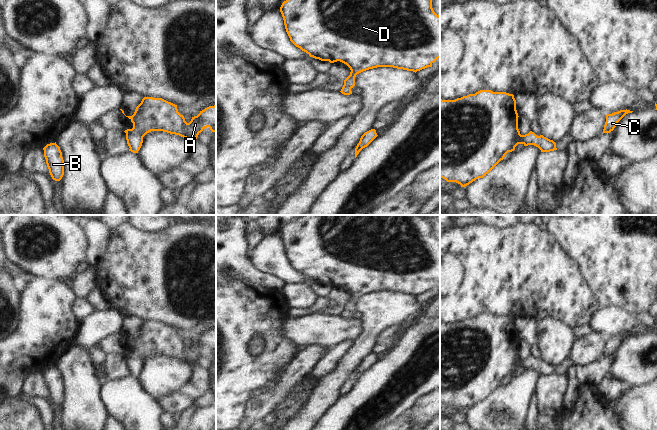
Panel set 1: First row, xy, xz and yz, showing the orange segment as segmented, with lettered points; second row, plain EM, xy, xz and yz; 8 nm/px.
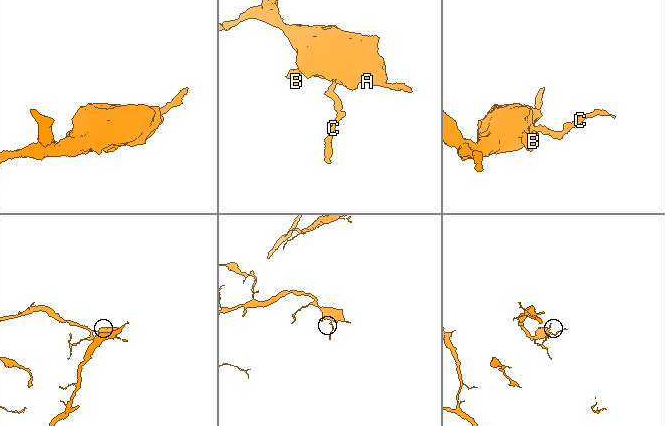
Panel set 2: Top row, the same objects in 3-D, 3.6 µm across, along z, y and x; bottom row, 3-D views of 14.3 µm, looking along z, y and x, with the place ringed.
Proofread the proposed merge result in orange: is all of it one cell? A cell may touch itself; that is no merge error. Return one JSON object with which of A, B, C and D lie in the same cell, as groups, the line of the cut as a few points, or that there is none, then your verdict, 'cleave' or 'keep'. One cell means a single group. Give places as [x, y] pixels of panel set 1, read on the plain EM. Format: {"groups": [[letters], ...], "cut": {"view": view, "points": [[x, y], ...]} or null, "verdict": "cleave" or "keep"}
{"groups": [["A", "B", "C", "D"]], "cut": null, "verdict": "keep"}

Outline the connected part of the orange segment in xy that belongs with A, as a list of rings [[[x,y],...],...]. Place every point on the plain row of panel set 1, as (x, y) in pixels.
[[[144,321],[141,327],[136,331],[134,338],[126,341],[133,347],[132,353],[124,355],[126,357],[127,368],[130,372],[129,375],[133,377],[138,377],[143,367],[143,361],[151,355],[163,355],[179,359],[188,363],[191,367],[193,367],[198,359],[207,351],[209,351],[212,356],[216,356],[216,329],[209,330],[200,335],[197,340],[192,341],[191,345],[187,347],[184,340],[178,336],[177,329],[162,322]]]

